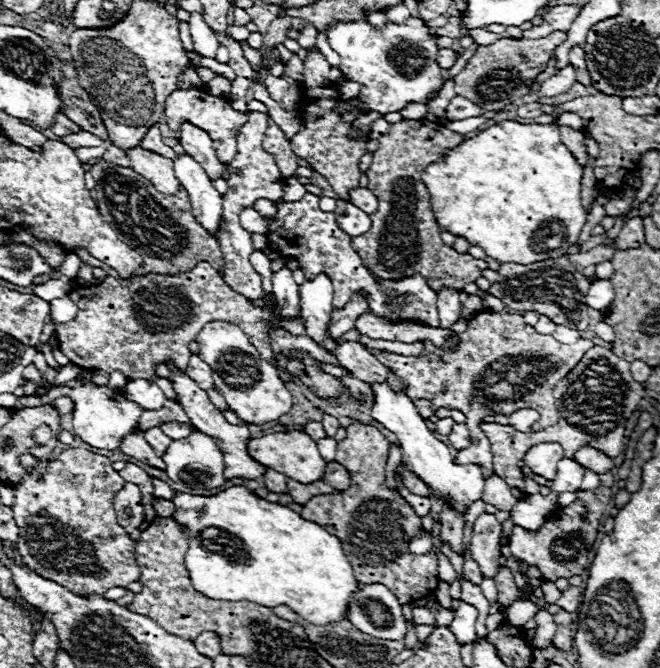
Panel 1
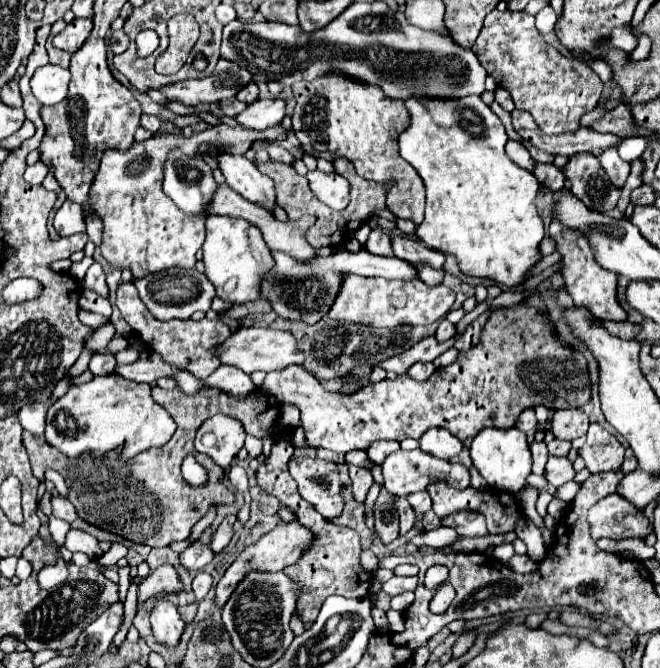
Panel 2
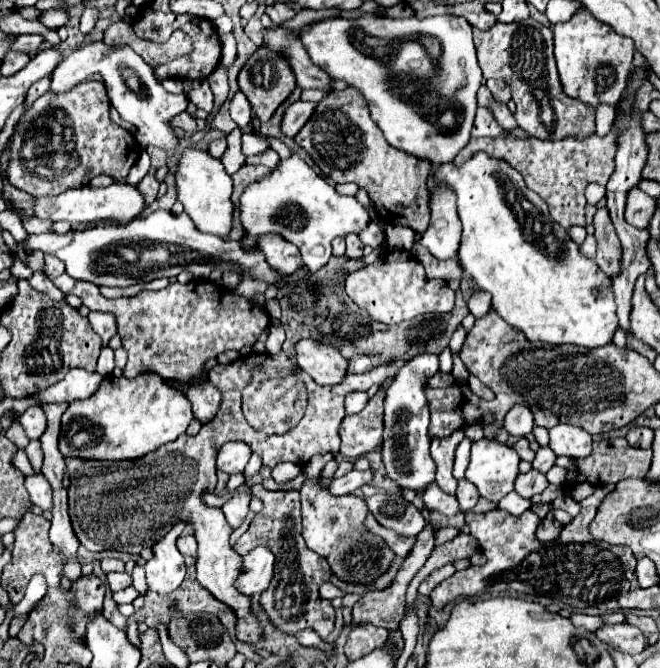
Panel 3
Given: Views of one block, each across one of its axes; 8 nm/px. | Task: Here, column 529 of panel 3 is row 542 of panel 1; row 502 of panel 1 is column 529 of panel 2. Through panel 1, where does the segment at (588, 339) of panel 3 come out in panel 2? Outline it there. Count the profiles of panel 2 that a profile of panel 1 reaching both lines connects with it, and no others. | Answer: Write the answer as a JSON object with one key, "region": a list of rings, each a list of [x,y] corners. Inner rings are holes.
{"region":[[[466,96],[466,98],[460,98],[460,100],[428,100],[428,98],[426,98],[426,100],[414,100],[414,98],[410,98],[410,100],[406,100],[404,104],[406,104],[406,108],[410,110],[412,120],[410,120],[410,126],[400,134],[400,140],[398,140],[398,142],[400,142],[400,156],[416,168],[416,172],[420,174],[420,178],[424,180],[424,186],[426,186],[426,218],[424,218],[424,222],[422,222],[420,226],[416,226],[416,232],[414,232],[414,234],[416,234],[424,244],[428,244],[430,248],[452,254],[452,256],[456,258],[456,264],[458,264],[460,272],[466,274],[466,276],[494,280],[494,282],[498,282],[498,284],[502,284],[502,286],[508,286],[508,288],[522,286],[522,284],[526,282],[530,270],[542,260],[540,248],[538,248],[538,246],[540,246],[540,242],[542,242],[542,238],[544,238],[546,234],[544,234],[544,222],[542,222],[542,218],[540,218],[540,214],[538,214],[538,210],[536,210],[536,202],[534,202],[534,198],[536,198],[536,194],[538,194],[538,188],[540,188],[540,182],[538,182],[538,178],[536,178],[534,174],[522,170],[520,166],[516,166],[516,164],[506,156],[504,146],[506,146],[506,142],[508,142],[508,136],[506,136],[506,132],[504,132],[502,122],[498,120],[498,116],[496,116],[488,106],[480,100],[480,96]]]}

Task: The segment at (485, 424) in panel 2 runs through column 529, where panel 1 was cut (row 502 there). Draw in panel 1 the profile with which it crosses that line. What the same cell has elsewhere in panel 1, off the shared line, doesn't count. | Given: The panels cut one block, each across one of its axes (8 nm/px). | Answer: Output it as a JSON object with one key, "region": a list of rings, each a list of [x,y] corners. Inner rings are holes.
{"region":[[[350,424],[346,428],[346,438],[338,440],[336,462],[348,468],[352,486],[336,494],[314,496],[304,504],[300,516],[304,516],[304,520],[314,520],[340,540],[342,552],[348,556],[360,584],[380,582],[396,594],[400,604],[408,604],[434,592],[438,584],[438,560],[434,552],[418,556],[408,550],[408,540],[422,524],[412,506],[396,490],[386,486],[386,454],[388,440],[378,428]]]}

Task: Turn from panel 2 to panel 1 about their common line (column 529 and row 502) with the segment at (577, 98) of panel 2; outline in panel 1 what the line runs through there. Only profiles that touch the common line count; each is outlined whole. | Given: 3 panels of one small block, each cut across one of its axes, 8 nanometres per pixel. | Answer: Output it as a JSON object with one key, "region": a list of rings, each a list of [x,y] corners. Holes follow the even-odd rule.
{"region":[[[68,448],[56,460],[44,462],[38,462],[34,454],[24,452],[20,456],[20,466],[26,470],[26,476],[18,484],[12,484],[14,490],[12,510],[14,520],[20,528],[18,548],[20,554],[24,556],[24,562],[34,572],[38,572],[38,576],[44,576],[46,580],[52,580],[68,588],[68,592],[76,596],[104,594],[108,588],[114,586],[126,588],[130,582],[138,580],[140,570],[136,568],[134,558],[136,544],[116,522],[116,512],[112,506],[112,498],[124,486],[124,480],[112,468],[110,458],[94,454],[84,448]]]}

